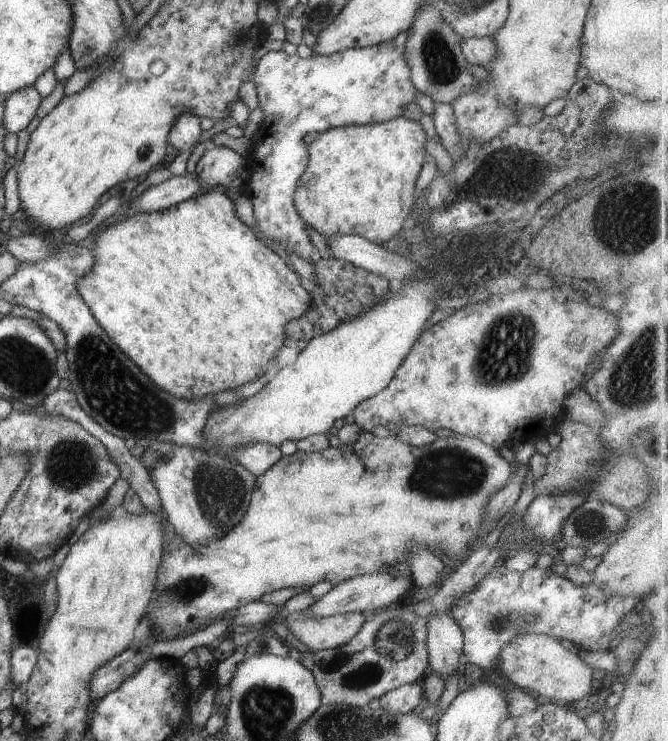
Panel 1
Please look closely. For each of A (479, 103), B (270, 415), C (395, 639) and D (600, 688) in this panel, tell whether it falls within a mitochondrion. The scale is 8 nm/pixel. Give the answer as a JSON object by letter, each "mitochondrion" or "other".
{"A":"other","B":"other","C":"mitochondrion","D":"other"}

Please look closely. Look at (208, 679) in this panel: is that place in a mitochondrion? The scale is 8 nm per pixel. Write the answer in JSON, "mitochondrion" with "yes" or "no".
{"mitochondrion":"no"}

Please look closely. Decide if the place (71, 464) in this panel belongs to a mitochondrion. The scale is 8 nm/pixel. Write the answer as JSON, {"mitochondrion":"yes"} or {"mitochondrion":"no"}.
{"mitochondrion":"yes"}

